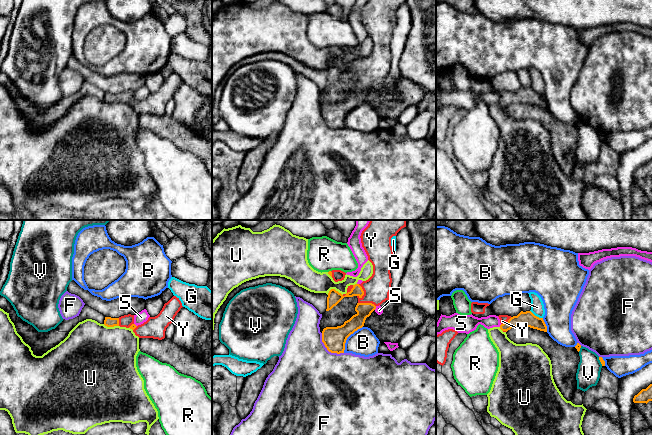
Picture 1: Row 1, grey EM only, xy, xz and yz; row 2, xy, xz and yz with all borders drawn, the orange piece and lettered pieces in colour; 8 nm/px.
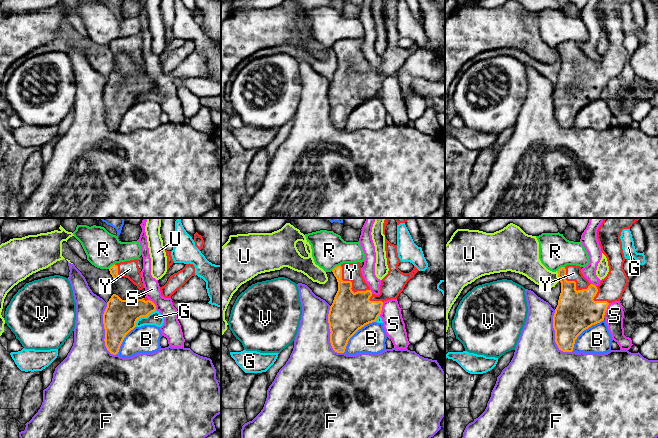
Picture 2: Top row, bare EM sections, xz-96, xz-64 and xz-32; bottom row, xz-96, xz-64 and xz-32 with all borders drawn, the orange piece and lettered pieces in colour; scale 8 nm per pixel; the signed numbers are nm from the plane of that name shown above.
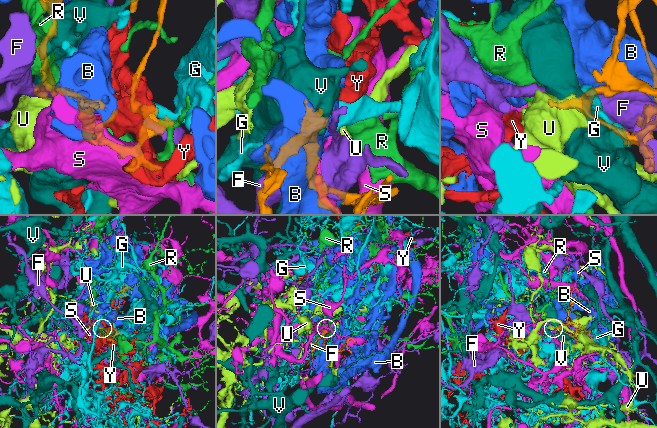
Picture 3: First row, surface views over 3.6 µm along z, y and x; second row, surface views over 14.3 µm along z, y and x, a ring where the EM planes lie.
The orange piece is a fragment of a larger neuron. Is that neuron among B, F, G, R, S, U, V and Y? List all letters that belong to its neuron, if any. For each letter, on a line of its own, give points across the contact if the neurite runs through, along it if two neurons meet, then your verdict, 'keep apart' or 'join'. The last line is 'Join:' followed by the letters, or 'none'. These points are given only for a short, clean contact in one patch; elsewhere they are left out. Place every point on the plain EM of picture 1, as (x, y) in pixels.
B: keep apart
F: keep apart
G: keep apart
R: along xz (330, 46), (328, 48) | keep apart
S: keep apart
U: along xz (327, 69), (331, 65), (335, 65), (342, 71) | keep apart
V: along yz (598, 133), (602, 141) | keep apart
Y: across xz (334, 73), (363, 67), (374, 67), (376, 65) | join
Join: Y

